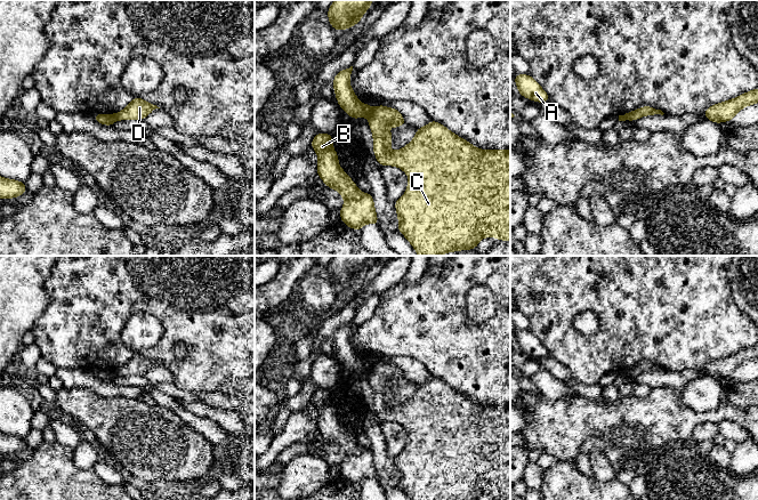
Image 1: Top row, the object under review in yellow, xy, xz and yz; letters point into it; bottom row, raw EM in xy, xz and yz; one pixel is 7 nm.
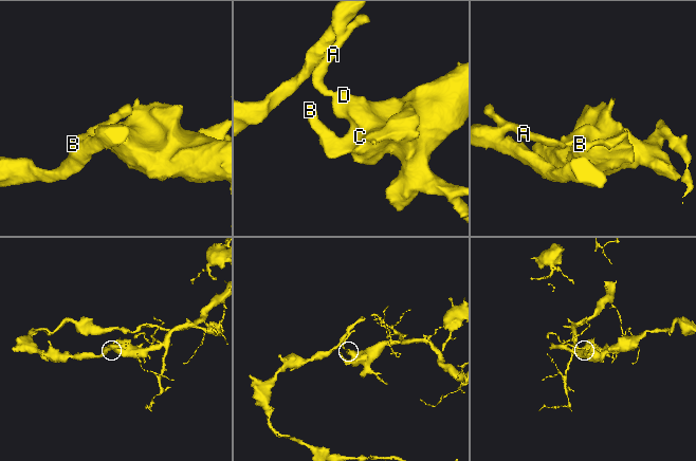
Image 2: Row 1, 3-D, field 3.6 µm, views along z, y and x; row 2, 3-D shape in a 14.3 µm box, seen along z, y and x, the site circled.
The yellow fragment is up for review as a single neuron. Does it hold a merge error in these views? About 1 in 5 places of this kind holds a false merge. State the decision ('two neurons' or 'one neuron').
two neurons

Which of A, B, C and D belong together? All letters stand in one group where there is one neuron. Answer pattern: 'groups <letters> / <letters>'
groups A / B C D

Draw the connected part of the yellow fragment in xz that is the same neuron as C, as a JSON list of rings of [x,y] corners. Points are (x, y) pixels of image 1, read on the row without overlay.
[[[378,361],[372,365],[369,373],[369,381],[373,390],[373,408],[380,421],[395,421],[401,424],[409,432],[409,439],[404,451],[395,457],[398,471],[397,485],[408,494],[411,500],[478,500],[483,493],[497,493],[498,495],[510,497],[510,405],[487,405],[483,406],[473,402],[468,396],[454,390],[441,379],[432,376],[426,382],[417,384],[416,393],[403,404],[392,408],[392,388],[388,381],[397,384],[408,380],[400,366],[384,361]]]

